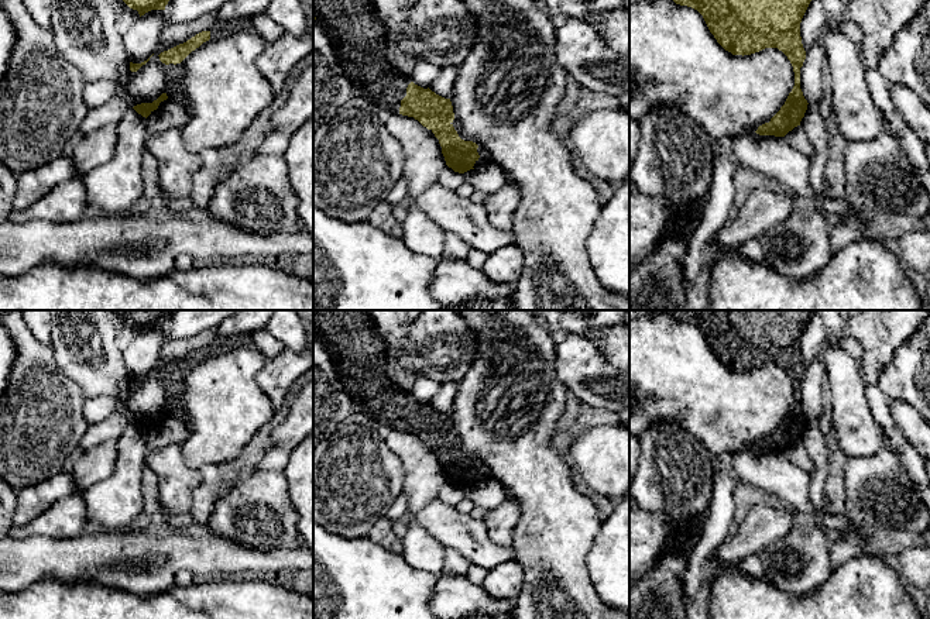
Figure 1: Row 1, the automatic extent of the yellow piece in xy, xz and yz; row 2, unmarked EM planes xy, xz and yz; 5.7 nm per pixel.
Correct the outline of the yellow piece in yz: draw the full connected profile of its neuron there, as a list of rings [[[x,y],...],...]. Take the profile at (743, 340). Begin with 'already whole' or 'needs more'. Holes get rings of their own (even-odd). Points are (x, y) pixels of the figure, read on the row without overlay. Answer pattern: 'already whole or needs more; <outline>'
already whole; [[[670,310],[680,321],[697,326],[717,358],[732,371],[751,371],[778,364],[790,376],[795,402],[780,426],[755,447],[785,453],[800,441],[807,416],[800,405],[806,367],[800,353],[802,334],[814,310]]]

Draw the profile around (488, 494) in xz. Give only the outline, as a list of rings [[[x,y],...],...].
[[[487,478],[480,484],[470,485],[461,489],[464,499],[470,501],[474,506],[484,510],[494,509],[509,498],[505,486],[493,478]]]

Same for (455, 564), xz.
[[[445,548],[445,564],[442,574],[466,575],[470,561],[454,548]]]

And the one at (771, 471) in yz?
[[[747,448],[730,455],[732,474],[789,503],[795,510],[813,515],[823,529],[848,532],[851,522],[844,515],[819,510],[810,499],[810,475],[793,465],[785,453]]]

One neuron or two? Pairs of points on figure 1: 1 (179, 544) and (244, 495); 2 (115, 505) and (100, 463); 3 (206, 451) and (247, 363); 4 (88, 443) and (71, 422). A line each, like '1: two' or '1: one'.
1: two
2: two
3: one
4: two

